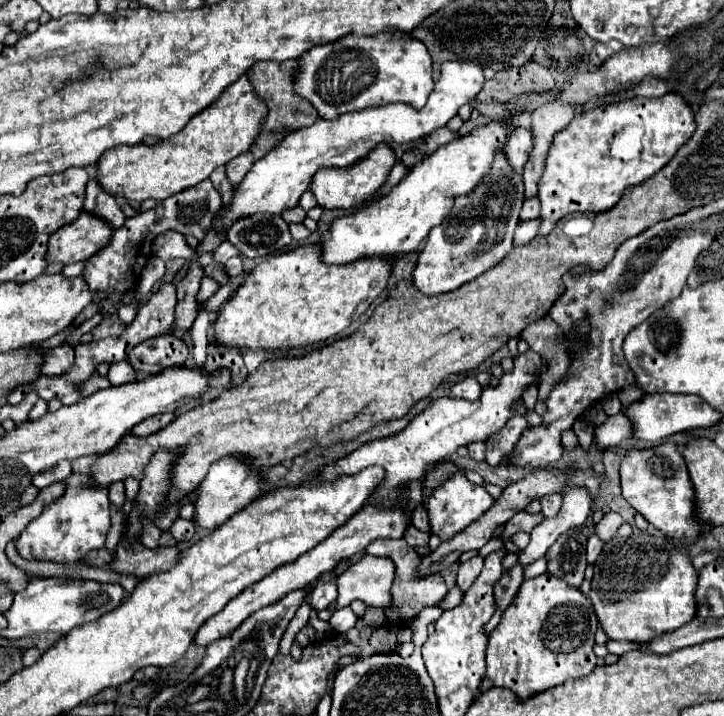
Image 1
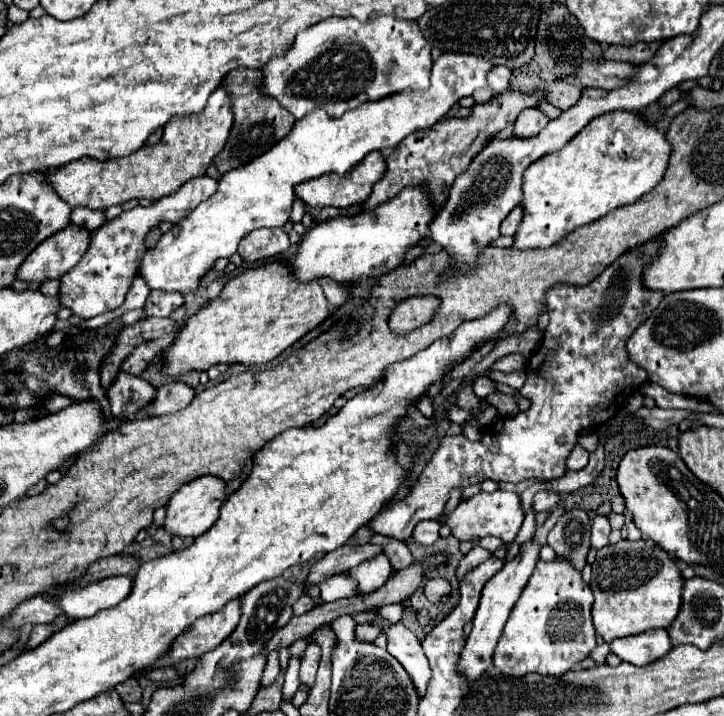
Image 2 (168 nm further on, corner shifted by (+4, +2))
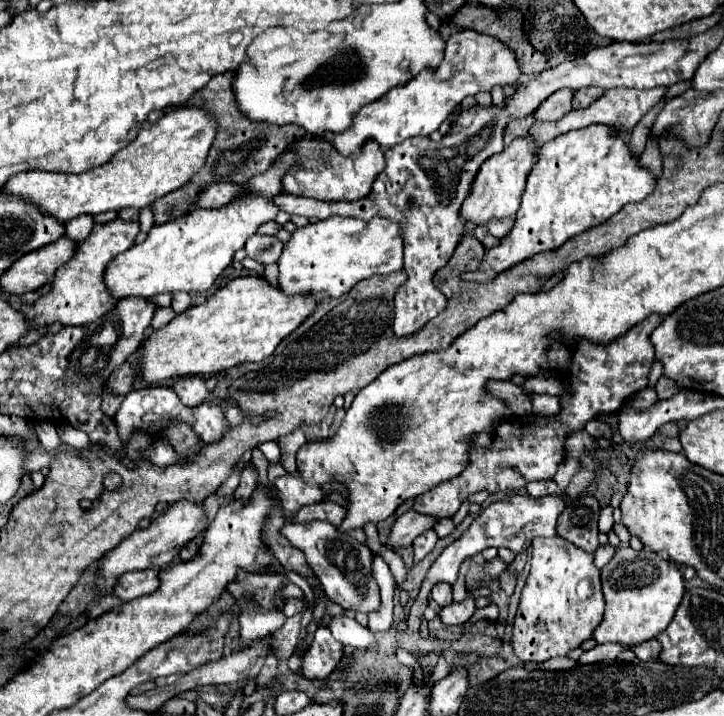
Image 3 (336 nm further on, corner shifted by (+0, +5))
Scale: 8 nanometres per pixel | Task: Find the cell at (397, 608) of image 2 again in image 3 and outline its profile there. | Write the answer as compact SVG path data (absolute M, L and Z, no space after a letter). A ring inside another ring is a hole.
M425 530L425 534L417 536L415 542L413 542L413 550L415 550L415 558L413 558L413 566L417 566L435 546L435 542L439 540L437 532L435 530Z

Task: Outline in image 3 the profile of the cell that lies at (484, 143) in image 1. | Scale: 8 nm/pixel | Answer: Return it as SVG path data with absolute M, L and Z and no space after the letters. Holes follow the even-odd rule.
M331 216L307 224L305 228L297 228L285 244L277 266L279 286L285 294L325 294L339 298L365 278L391 274L403 268L401 228L387 218L371 218L369 222L363 222L351 216Z

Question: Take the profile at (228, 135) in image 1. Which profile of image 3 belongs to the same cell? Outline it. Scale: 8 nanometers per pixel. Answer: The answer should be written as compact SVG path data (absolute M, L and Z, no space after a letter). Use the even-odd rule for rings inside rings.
M181 106L167 112L157 124L141 124L139 136L121 148L105 166L81 174L49 174L45 170L21 172L9 178L5 190L31 200L41 212L67 222L79 214L101 214L125 206L143 208L157 198L179 190L205 166L209 146L217 136L217 120L205 114L205 106Z

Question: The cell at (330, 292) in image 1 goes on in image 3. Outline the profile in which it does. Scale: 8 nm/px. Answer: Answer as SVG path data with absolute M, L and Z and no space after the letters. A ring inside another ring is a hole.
M249 274L233 278L203 304L175 316L165 328L149 332L139 362L141 376L147 382L161 382L191 374L217 374L245 362L263 362L315 308L315 298L289 298L281 294L277 284L271 284L263 276Z

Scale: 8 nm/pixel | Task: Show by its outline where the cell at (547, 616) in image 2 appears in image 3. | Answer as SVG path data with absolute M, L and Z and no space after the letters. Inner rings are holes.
M559 536L533 538L531 572L521 592L513 622L513 652L525 664L541 664L555 656L567 656L593 636L603 618L603 594L593 554L565 542Z

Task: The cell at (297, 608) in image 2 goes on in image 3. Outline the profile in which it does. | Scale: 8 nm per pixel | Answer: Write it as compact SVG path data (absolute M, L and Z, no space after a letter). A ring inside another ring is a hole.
M291 598L291 600L285 602L283 612L285 612L287 616L295 616L295 614L301 614L303 608L305 608L305 600L301 600L301 598Z

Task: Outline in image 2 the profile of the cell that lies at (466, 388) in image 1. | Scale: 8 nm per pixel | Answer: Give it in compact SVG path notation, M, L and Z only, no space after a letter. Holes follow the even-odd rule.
M481 375L481 377L477 377L477 381L475 381L475 385L473 385L473 391L475 391L475 395L477 395L477 397L485 399L487 395L495 393L495 391L497 391L497 387L495 387L495 381L493 381L491 377Z

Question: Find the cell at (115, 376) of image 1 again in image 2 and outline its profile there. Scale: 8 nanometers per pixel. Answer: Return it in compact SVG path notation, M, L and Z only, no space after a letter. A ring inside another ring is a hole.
M119 373L107 393L107 399L111 403L113 417L125 421L129 415L145 409L155 399L155 393L157 389L141 377Z

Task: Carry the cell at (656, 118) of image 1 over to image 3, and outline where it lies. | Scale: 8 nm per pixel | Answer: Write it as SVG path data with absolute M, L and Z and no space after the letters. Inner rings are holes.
M591 124L557 136L539 150L539 160L527 176L513 230L499 246L487 250L481 268L465 274L465 280L487 282L533 254L557 250L569 238L609 220L625 204L645 200L655 184L657 176L641 166L629 144L611 126Z

